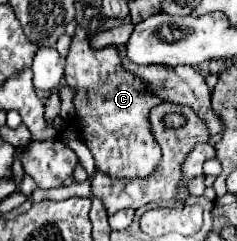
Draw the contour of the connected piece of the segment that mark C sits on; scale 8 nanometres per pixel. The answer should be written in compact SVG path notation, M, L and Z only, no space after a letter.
M77 29L73 37L65 65L65 79L67 85L75 91L75 117L71 123L79 129L79 139L95 157L95 167L113 179L149 177L161 159L161 147L153 137L149 113L161 105L163 99L151 93L143 79L131 75L123 67L115 45L93 51L87 45L87 33L83 29Z

